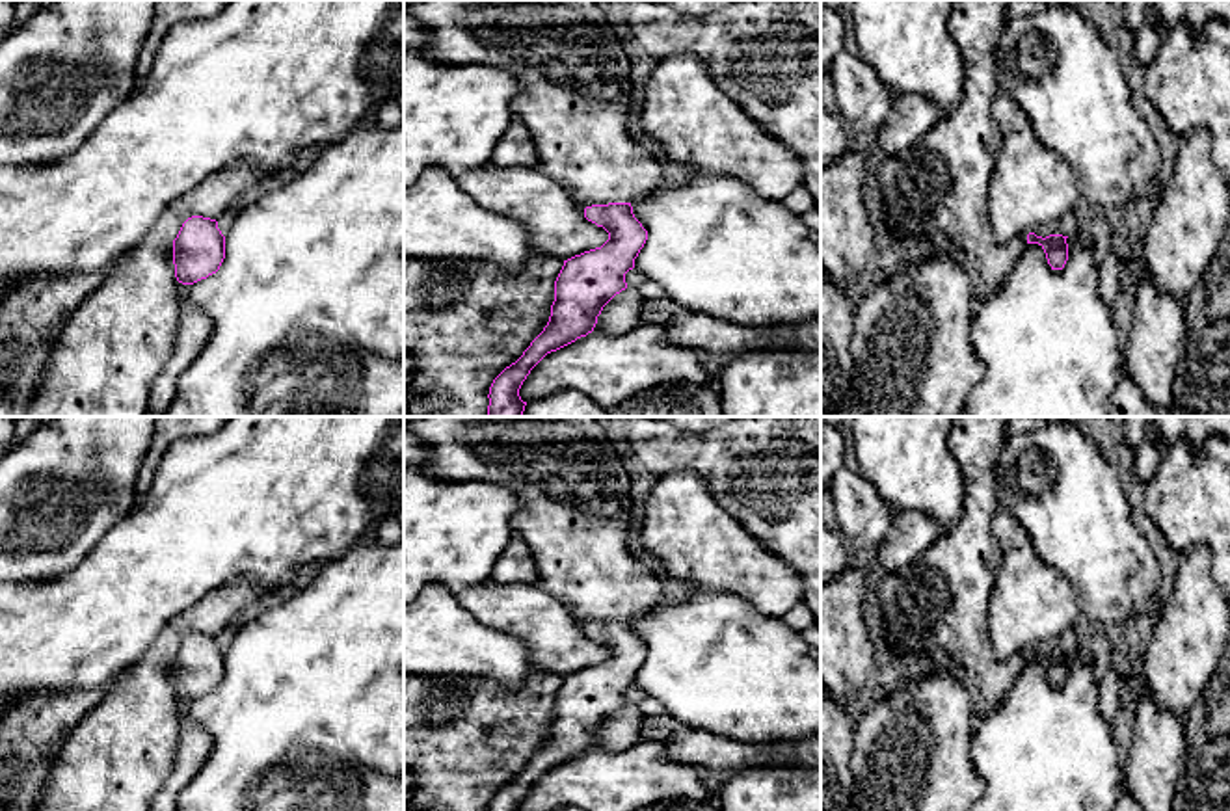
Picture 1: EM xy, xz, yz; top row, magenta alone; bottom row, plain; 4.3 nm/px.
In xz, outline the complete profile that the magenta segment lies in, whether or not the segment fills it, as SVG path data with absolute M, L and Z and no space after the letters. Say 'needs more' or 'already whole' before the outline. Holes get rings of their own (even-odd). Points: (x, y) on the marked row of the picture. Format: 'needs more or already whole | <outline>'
needs more | M404 0L404 11L432 32L419 47L432 61L493 65L517 78L523 93L512 100L512 112L530 132L538 169L569 192L588 221L608 233L601 247L564 260L547 326L489 387L486 417L521 417L527 402L519 389L530 370L547 353L592 333L603 307L627 288L625 273L648 240L631 205L666 184L662 167L627 132L635 95L631 60L595 0Z

